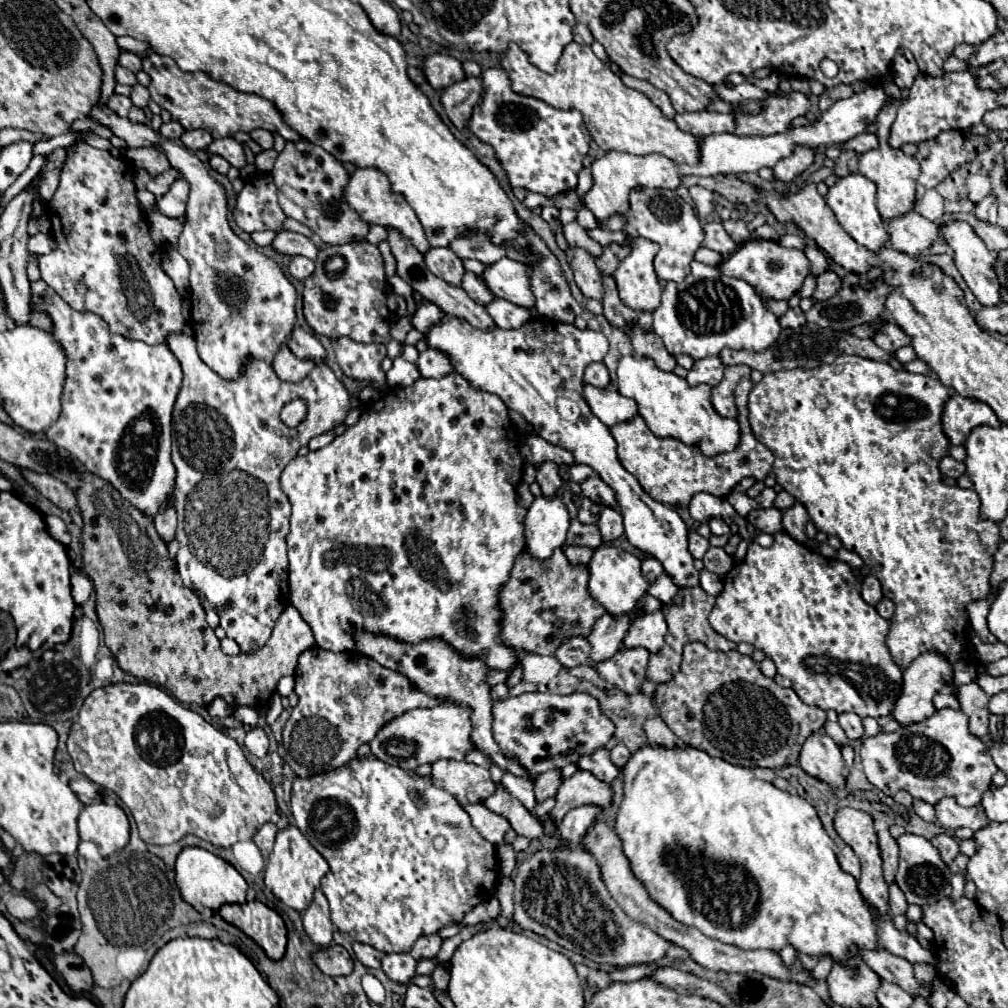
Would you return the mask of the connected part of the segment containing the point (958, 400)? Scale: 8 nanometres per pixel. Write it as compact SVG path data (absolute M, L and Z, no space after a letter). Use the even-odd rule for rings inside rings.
M953 395L943 409L943 429L951 443L959 445L977 425L999 427L999 419L987 403L975 401L971 397Z

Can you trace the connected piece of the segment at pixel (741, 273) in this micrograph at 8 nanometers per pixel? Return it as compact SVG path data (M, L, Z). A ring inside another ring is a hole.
M747 241L741 245L737 253L729 257L729 261L723 261L719 265L721 273L737 279L745 279L753 289L757 291L759 297L773 297L773 299L789 299L795 295L805 277L811 273L809 269L809 259L803 255L803 251L797 249L785 249L775 241Z

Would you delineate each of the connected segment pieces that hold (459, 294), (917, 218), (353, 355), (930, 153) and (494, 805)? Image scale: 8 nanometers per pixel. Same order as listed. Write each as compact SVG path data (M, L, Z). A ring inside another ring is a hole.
M387 229L387 243L391 247L391 253L395 255L395 261L397 261L397 275L409 283L409 287L413 291L417 291L423 299L427 301L433 301L435 305L439 305L445 313L451 313L451 317L463 317L465 321L469 321L473 327L479 327L479 329L489 329L493 327L493 319L487 315L485 307L475 303L459 285L451 285L447 281L443 281L441 277L435 277L425 261L423 261L423 255L411 245L411 241L407 241L407 237L399 237L399 233L395 233L395 229Z
M917 211L893 217L887 221L891 247L907 255L921 255L937 239L937 225Z
M339 337L333 341L333 351L335 351L335 357L337 357L337 363L341 367L341 371L349 377L349 379L355 379L355 381L367 381L375 387L381 387L385 385L385 371L381 369L381 361L387 357L387 349L385 345L381 343L369 343L369 345L363 345L363 343L357 343L349 337Z
M971 127L969 129L951 129L951 131L943 131L939 137L935 139L929 139L929 141L923 141L917 145L917 153L915 153L915 159L919 161L921 165L921 177L917 181L917 197L915 197L915 203L919 203L925 195L927 189L935 189L941 181L945 181L951 171L955 171L957 167L961 167L963 163L969 163L973 161L979 153L987 151L989 149L989 139L985 135L977 135L977 133L971 133Z
M497 783L495 793L485 801L485 807L501 817L505 817L511 823L511 829L517 835L535 839L543 835L543 827L537 823L537 819L513 797L509 795L501 783Z

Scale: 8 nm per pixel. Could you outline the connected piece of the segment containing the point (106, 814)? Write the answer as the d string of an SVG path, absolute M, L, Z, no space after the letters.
M93 803L79 815L79 835L83 841L97 843L101 855L121 851L129 843L129 819L115 803Z

